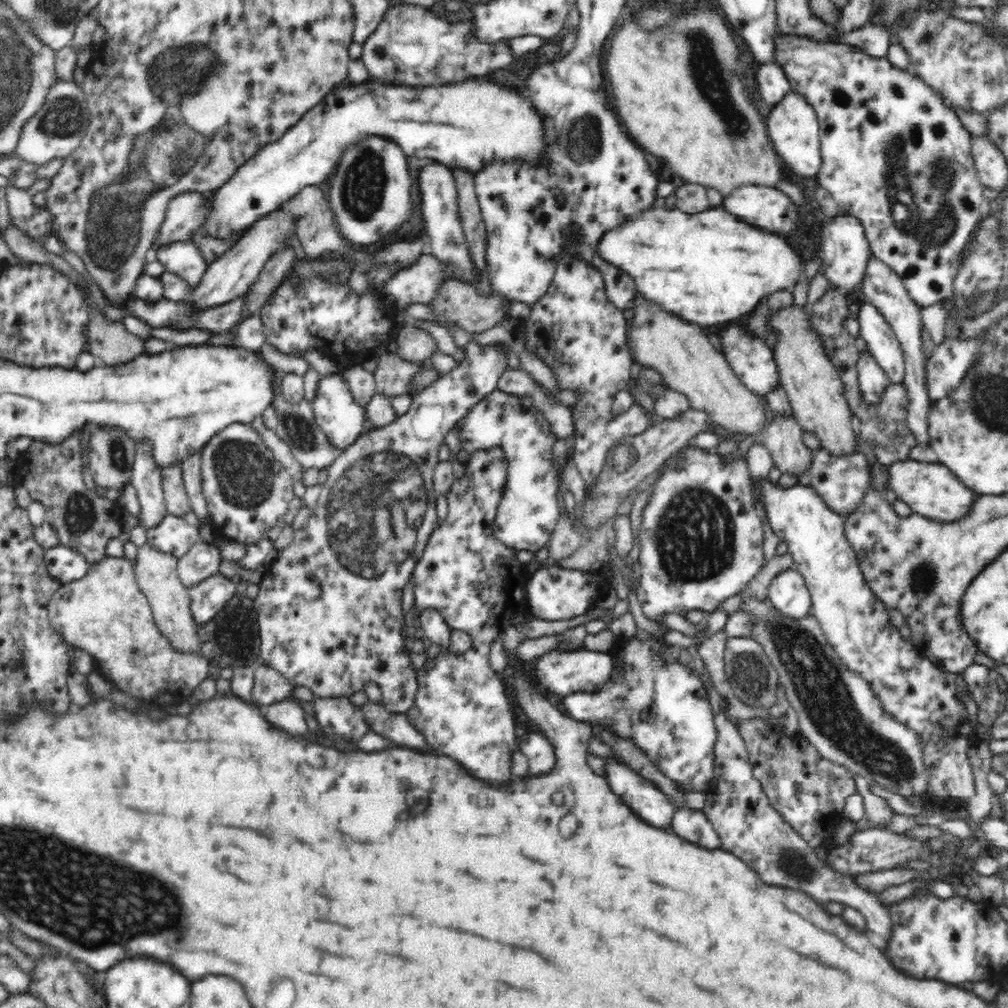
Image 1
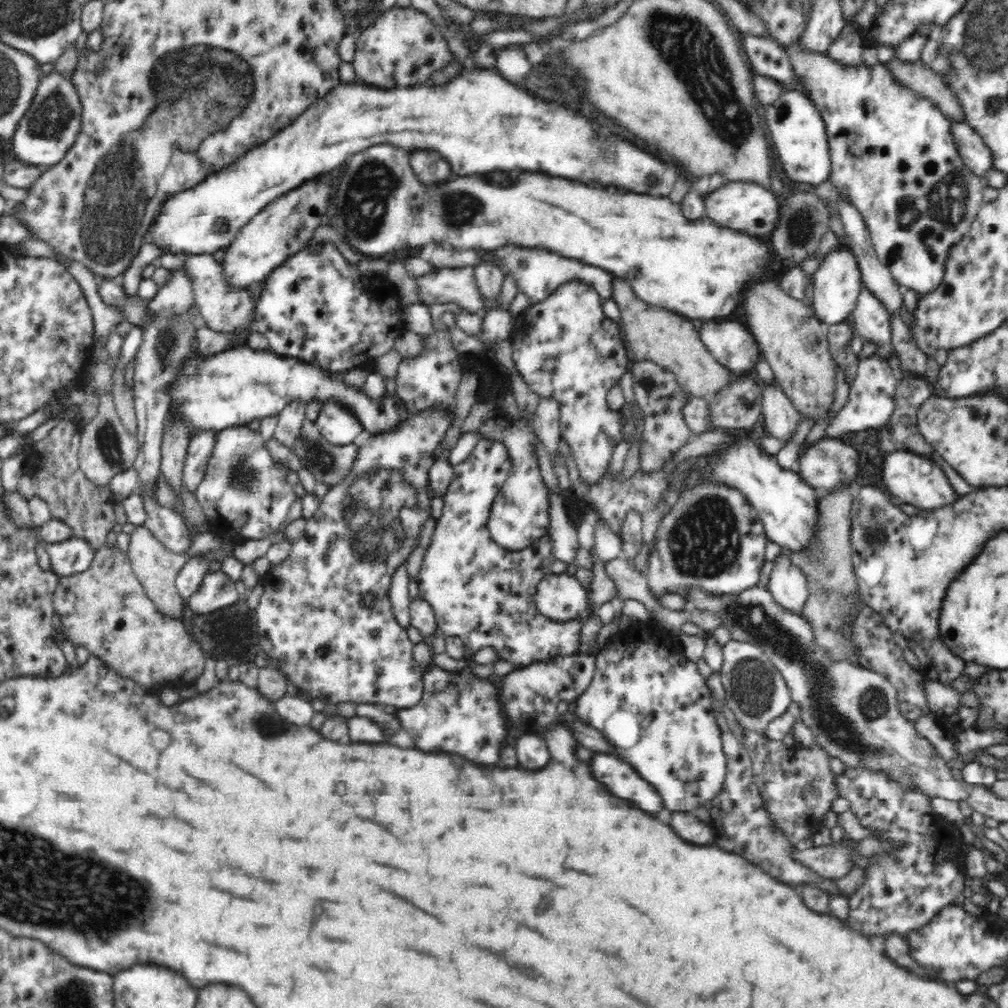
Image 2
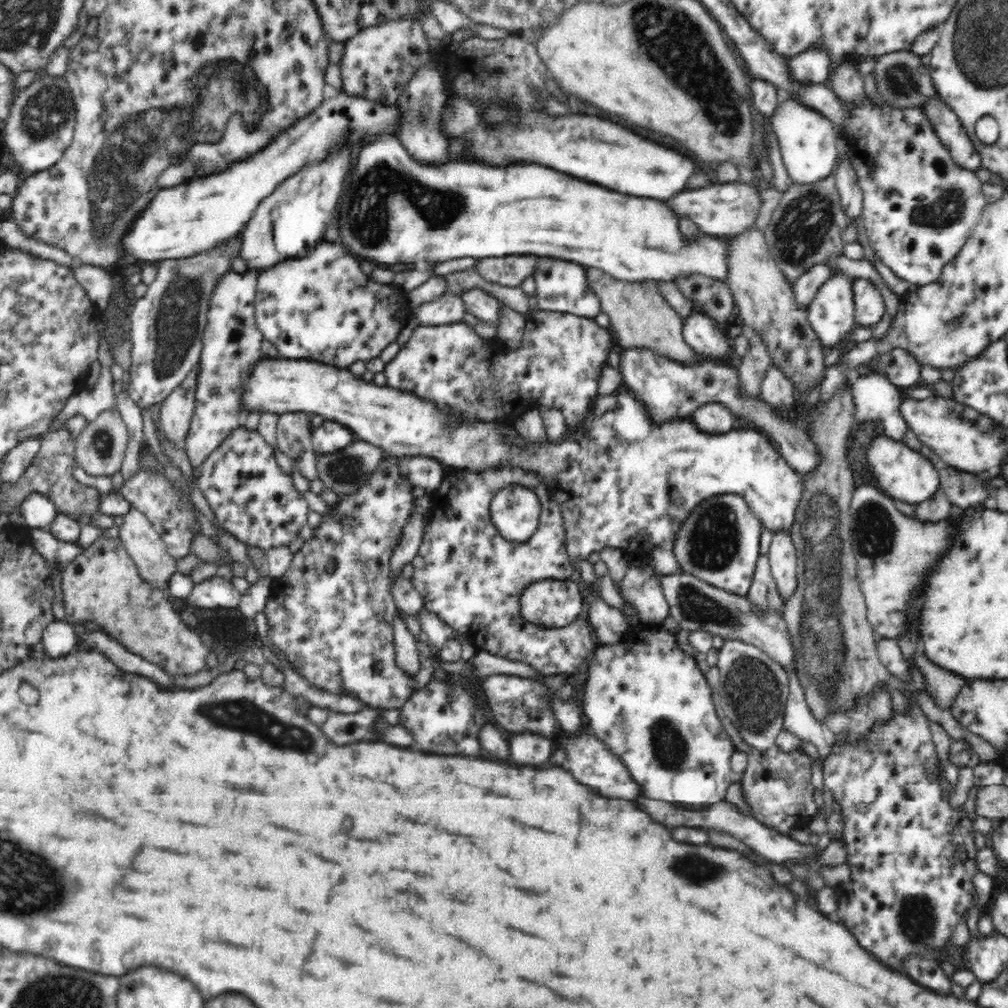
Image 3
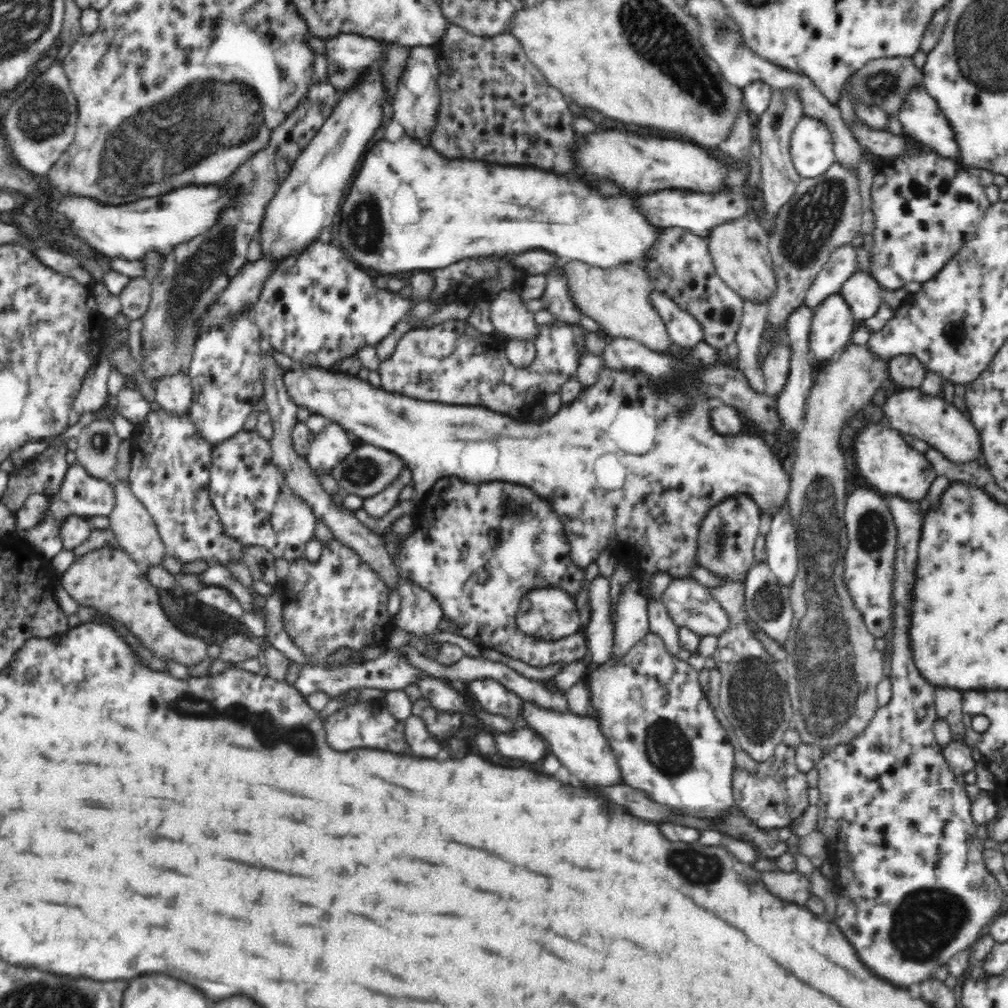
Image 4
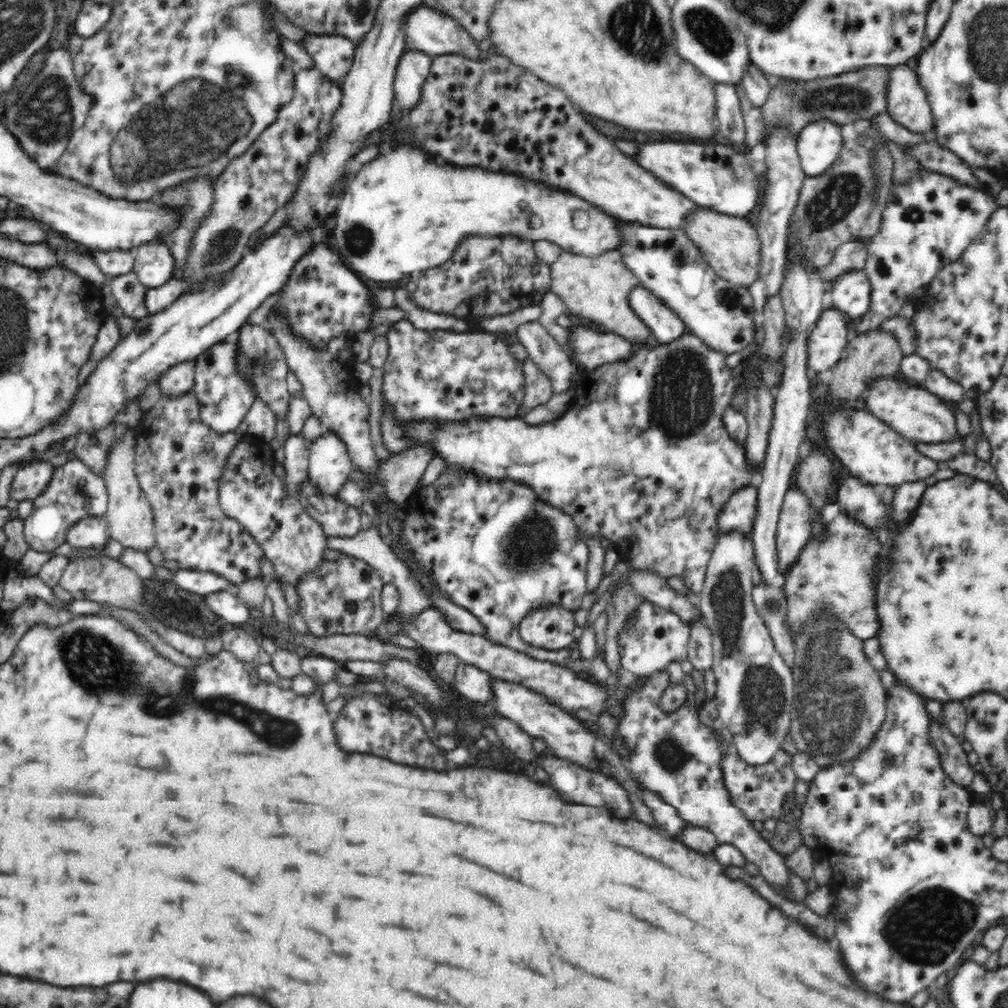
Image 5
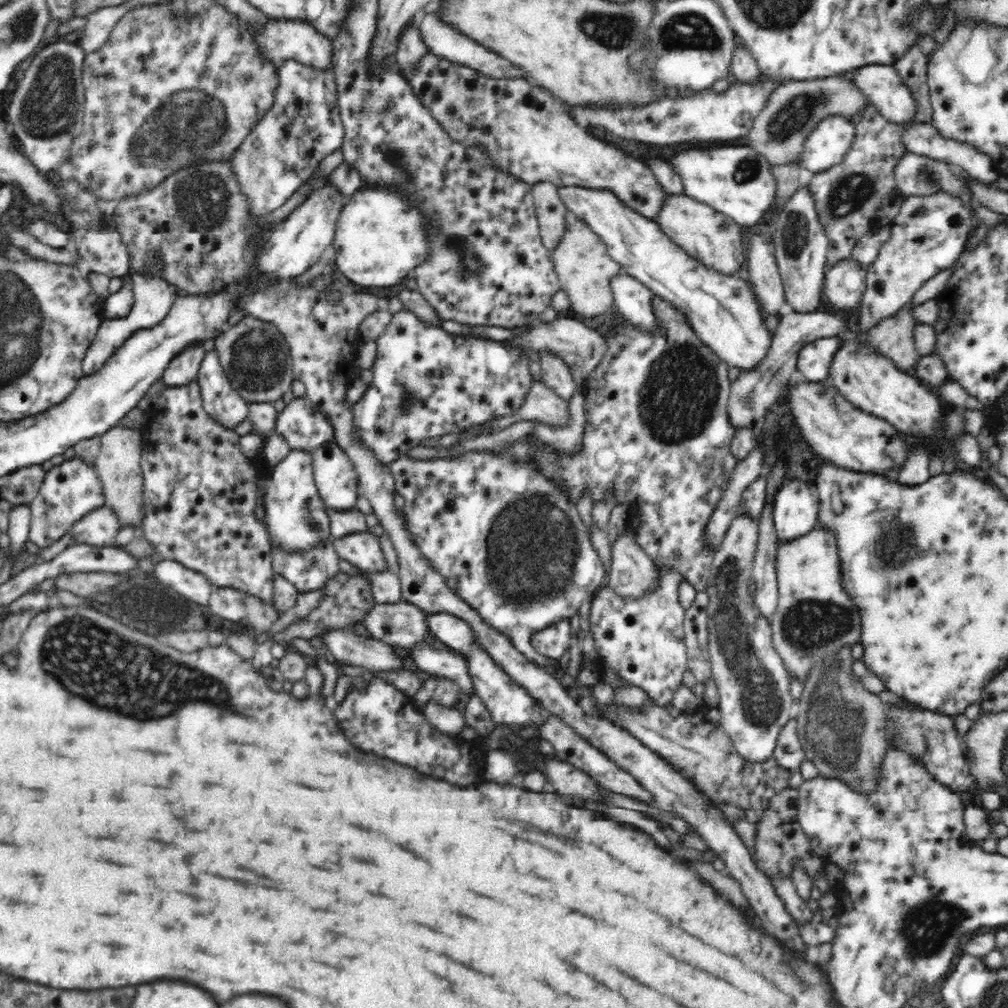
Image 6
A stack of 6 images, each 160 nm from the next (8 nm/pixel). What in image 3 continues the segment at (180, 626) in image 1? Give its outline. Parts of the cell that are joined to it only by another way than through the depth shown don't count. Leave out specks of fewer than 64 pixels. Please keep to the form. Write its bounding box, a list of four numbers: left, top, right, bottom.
[119,505,177,589]

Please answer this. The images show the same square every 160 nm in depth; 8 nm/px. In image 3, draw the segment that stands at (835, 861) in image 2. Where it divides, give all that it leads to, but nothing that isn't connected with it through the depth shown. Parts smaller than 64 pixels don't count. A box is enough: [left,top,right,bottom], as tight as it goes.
[633,795,817,864]

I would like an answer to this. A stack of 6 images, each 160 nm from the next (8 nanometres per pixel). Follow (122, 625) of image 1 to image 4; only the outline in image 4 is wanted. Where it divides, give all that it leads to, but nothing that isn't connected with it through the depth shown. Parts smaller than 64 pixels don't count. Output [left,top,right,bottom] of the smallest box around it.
[60,547,208,667]

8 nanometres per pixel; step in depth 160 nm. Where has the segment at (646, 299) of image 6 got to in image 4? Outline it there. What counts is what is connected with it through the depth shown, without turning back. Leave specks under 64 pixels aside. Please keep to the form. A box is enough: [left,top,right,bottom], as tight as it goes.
[648,291,703,348]

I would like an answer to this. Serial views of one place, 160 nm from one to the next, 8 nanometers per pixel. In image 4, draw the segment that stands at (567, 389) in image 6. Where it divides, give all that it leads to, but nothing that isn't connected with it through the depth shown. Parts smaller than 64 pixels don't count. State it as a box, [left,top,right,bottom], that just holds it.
[489,290,540,343]

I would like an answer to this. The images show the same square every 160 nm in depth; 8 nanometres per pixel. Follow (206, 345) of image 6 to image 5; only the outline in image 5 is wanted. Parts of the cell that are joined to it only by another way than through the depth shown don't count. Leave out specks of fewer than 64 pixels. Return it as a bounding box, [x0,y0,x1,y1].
[158,360,195,395]

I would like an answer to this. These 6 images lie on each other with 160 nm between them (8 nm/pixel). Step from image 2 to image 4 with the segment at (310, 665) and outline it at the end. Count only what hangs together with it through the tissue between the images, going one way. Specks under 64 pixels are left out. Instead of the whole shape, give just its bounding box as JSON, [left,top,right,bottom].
[280,543,395,666]

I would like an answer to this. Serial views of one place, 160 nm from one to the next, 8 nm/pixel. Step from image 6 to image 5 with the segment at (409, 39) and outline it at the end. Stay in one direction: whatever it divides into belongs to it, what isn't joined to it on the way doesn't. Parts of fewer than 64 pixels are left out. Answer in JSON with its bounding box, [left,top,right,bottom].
[395,50,432,110]

